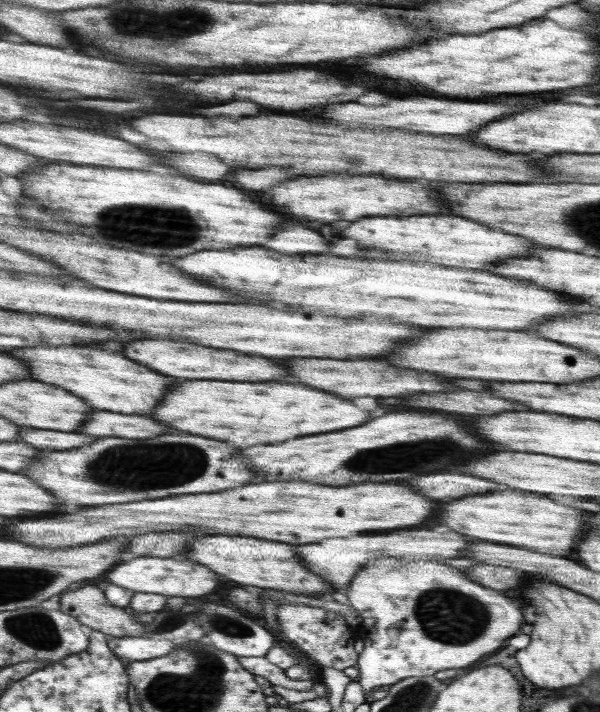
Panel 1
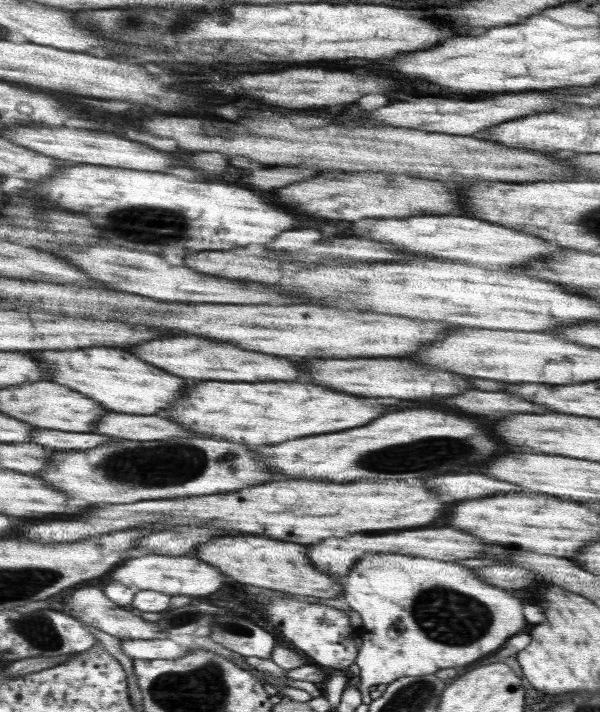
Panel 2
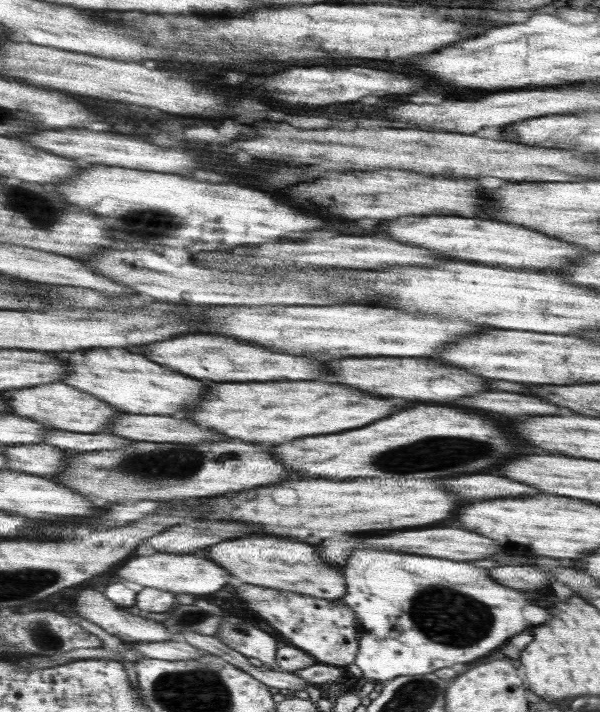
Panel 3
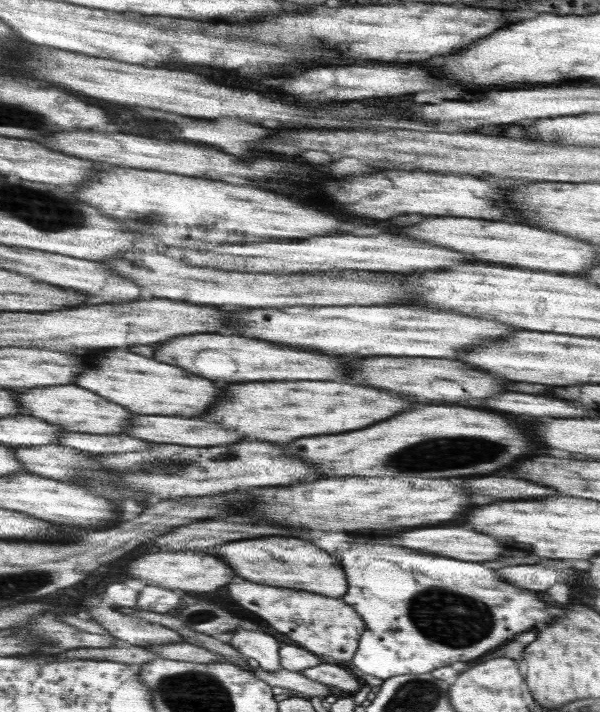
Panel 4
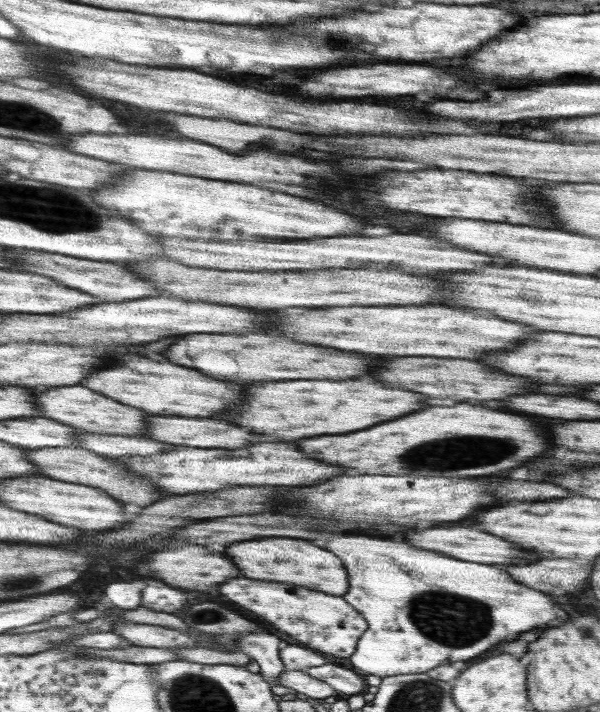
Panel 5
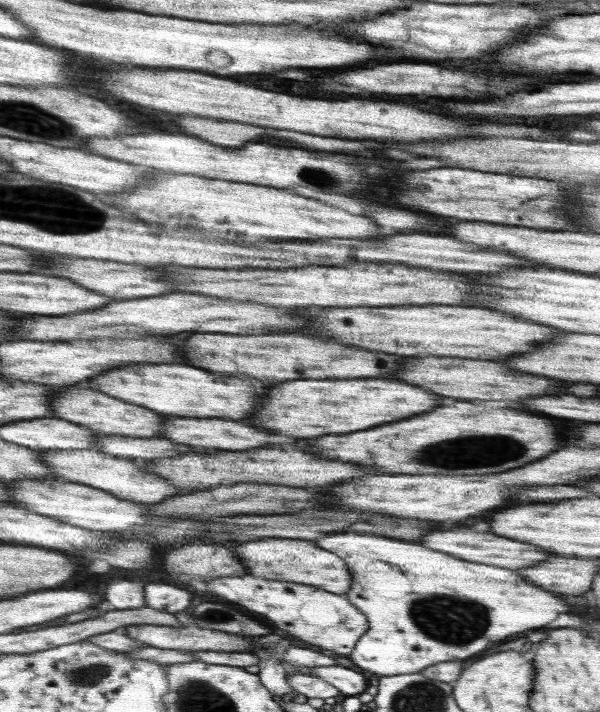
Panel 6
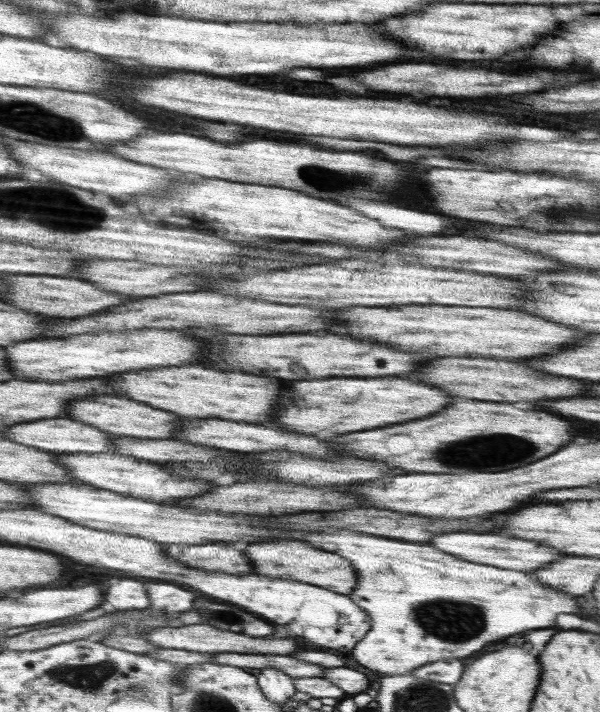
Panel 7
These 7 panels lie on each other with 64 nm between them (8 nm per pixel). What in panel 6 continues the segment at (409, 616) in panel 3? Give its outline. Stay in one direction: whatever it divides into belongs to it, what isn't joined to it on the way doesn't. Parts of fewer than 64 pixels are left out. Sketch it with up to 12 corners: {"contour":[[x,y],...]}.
{"contour":[[374,534],[354,578],[380,676],[470,658],[570,610],[514,570]]}

